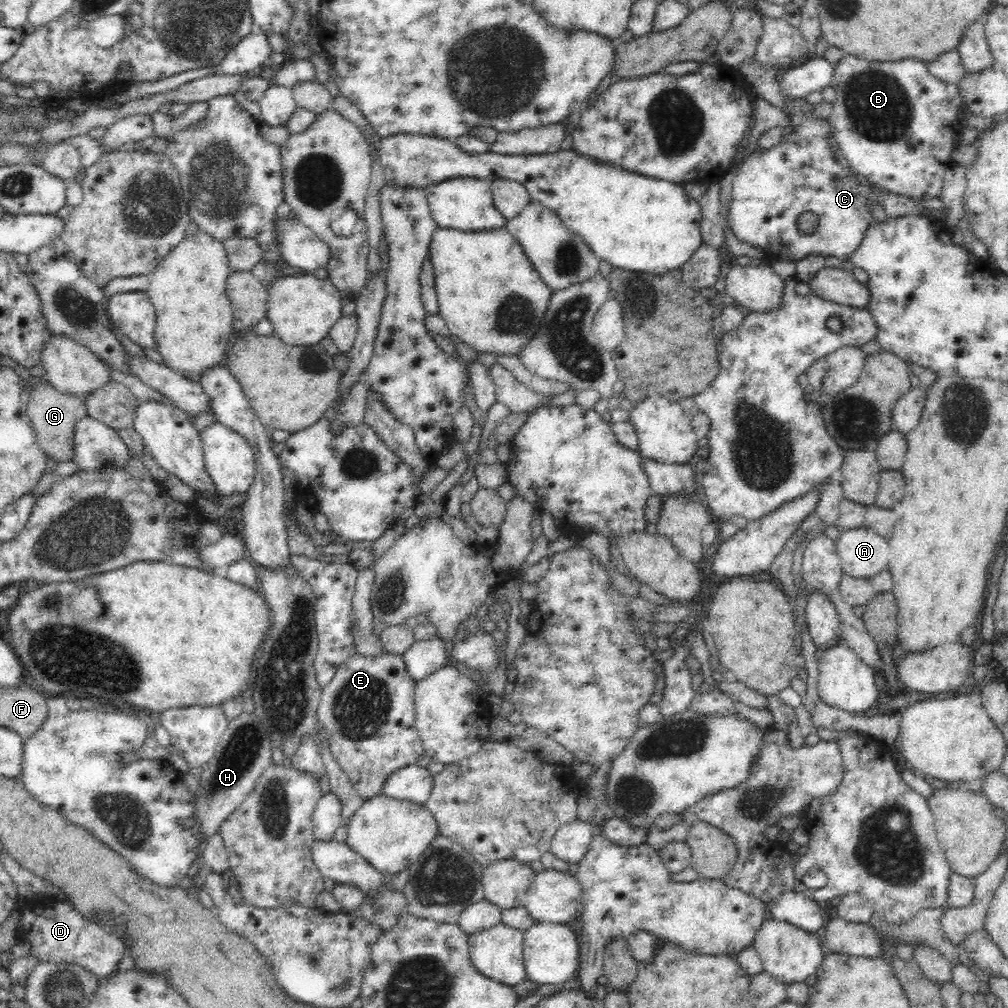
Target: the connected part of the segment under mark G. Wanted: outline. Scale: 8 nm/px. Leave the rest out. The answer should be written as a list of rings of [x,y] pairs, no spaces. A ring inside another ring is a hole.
[[[41,378],[38,383],[30,388],[28,402],[24,409],[30,417],[40,450],[45,455],[52,456],[56,462],[71,460],[76,421],[78,418],[87,415],[84,399],[73,394],[62,394],[47,380]]]

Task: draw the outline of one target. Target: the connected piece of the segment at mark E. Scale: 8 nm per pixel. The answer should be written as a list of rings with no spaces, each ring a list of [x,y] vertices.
[[[356,653],[344,661],[334,678],[321,690],[317,708],[318,724],[325,728],[329,747],[342,770],[350,777],[356,790],[365,799],[380,795],[382,782],[404,766],[415,764],[424,745],[414,728],[415,681],[406,673],[406,665],[401,655],[386,653],[377,657],[366,657]]]

